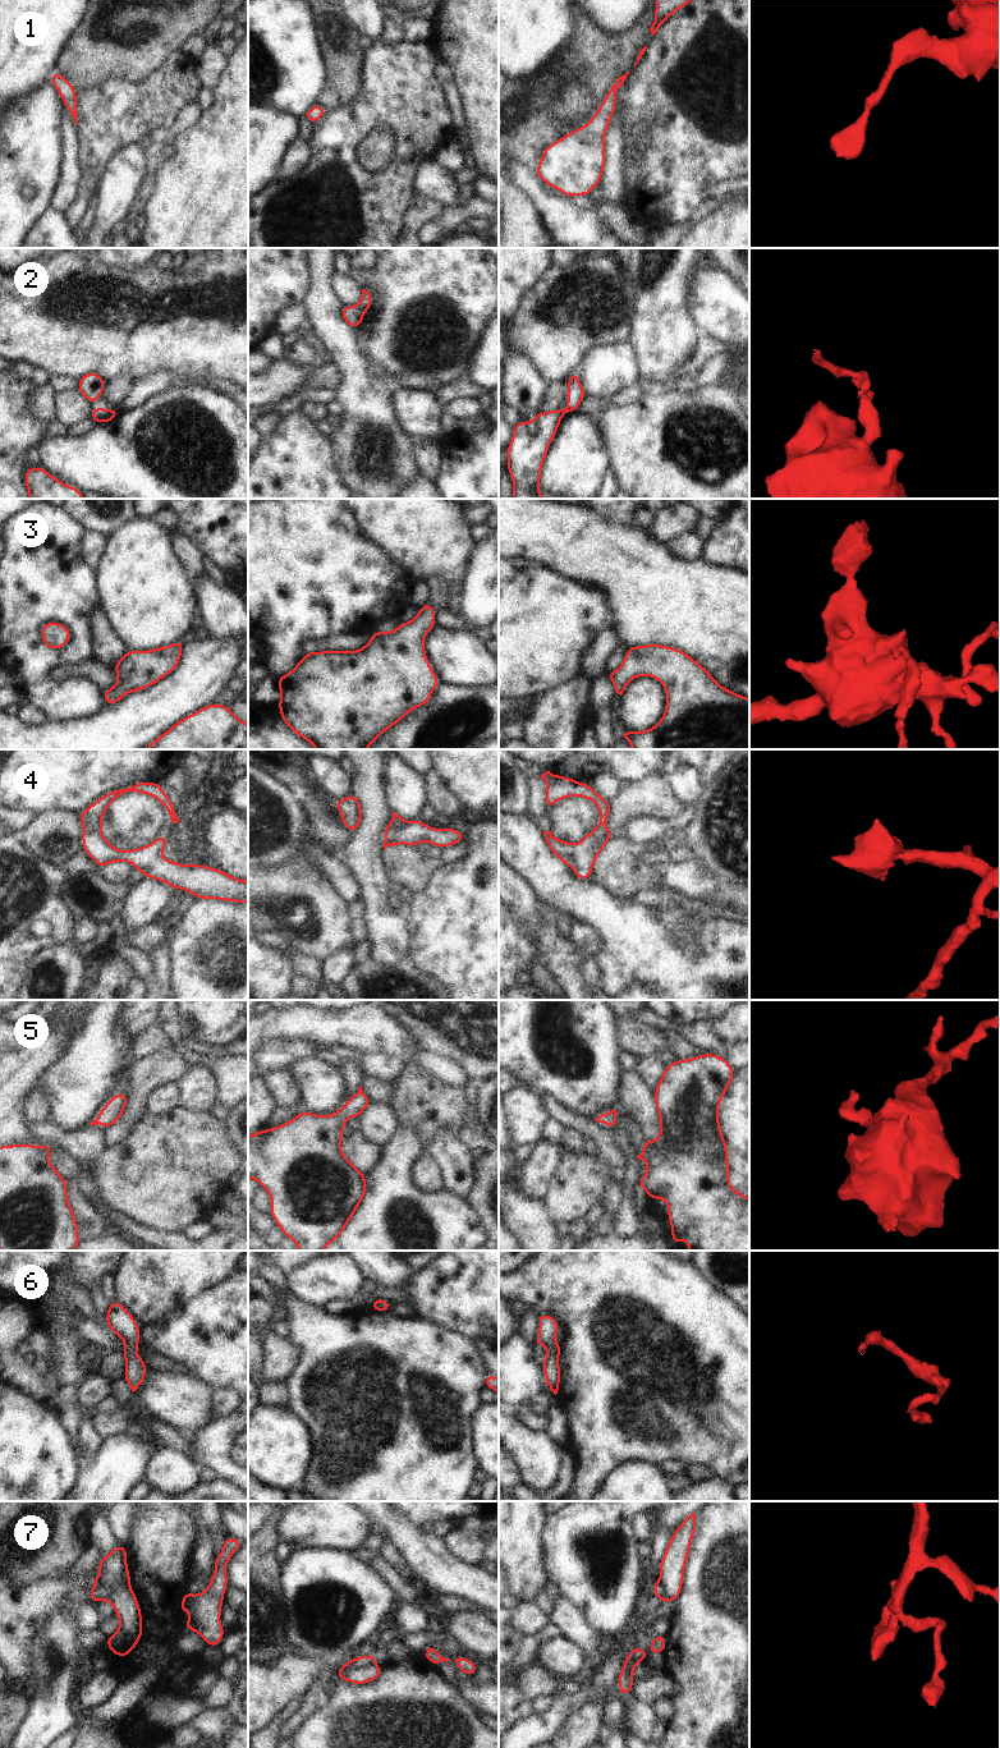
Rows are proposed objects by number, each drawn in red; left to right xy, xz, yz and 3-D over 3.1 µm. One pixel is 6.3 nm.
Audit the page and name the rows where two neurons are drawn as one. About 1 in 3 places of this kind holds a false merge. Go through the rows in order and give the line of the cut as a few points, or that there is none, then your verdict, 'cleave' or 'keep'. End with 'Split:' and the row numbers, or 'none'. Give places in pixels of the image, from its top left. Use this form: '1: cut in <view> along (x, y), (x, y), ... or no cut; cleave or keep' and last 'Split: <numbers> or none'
1: no cut; keep
2: cut in xy along (111, 409), (97, 420); cleave
3: no cut; keep
4: no cut; keep
5: no cut; keep
6: no cut; keep
7: cut in xz along (375, 1664), (358, 1666), (347, 1671), (340, 1678); cleave
Split: 2, 7

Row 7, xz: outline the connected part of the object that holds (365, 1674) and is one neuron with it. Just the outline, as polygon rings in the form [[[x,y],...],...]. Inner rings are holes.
[[[368,1665],[361,1666],[353,1671],[349,1671],[341,1676],[341,1679],[352,1684],[367,1684],[380,1678],[382,1666]]]

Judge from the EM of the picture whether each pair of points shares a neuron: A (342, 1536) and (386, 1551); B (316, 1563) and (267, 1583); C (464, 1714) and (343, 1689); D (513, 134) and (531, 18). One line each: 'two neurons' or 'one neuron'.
A: two neurons
B: two neurons
C: one neuron
D: two neurons

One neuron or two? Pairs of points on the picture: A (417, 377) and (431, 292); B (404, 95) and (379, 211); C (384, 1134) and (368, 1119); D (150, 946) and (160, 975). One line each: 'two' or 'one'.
A: one
B: one
C: one
D: two

